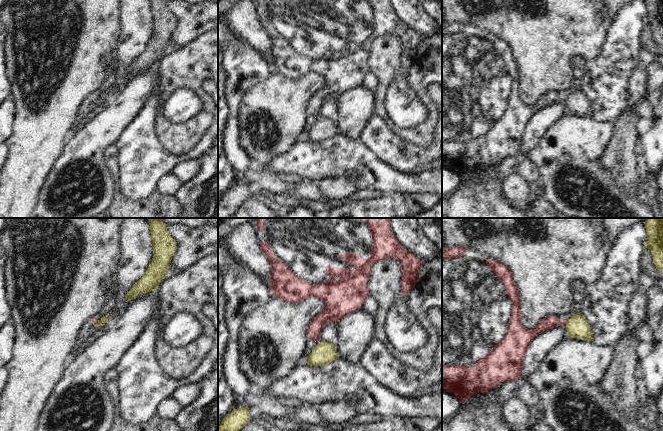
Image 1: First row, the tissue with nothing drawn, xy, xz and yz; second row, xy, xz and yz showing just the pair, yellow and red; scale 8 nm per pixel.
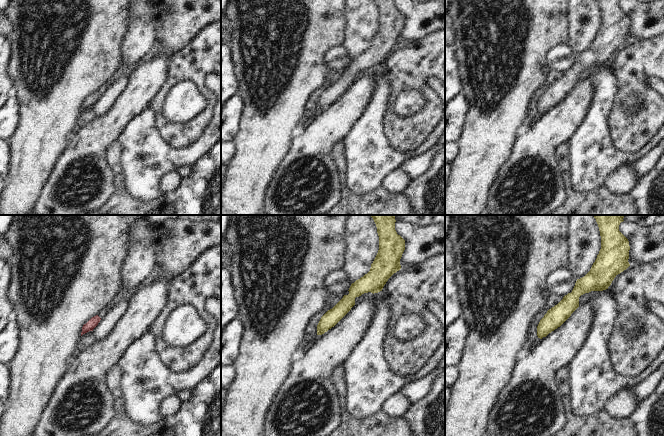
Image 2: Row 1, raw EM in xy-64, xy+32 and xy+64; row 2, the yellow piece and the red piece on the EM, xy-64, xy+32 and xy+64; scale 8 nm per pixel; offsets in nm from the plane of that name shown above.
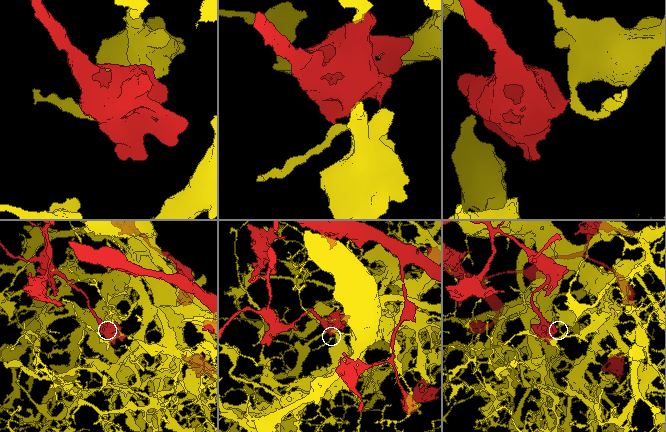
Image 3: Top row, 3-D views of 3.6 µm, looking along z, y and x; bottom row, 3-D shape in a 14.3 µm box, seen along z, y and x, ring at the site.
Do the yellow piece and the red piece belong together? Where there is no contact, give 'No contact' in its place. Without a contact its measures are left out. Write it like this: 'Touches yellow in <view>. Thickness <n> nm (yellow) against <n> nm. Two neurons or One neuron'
Touches yellow in yz. Thickness 180 nm (yellow) against 90 nm. Two neurons.

